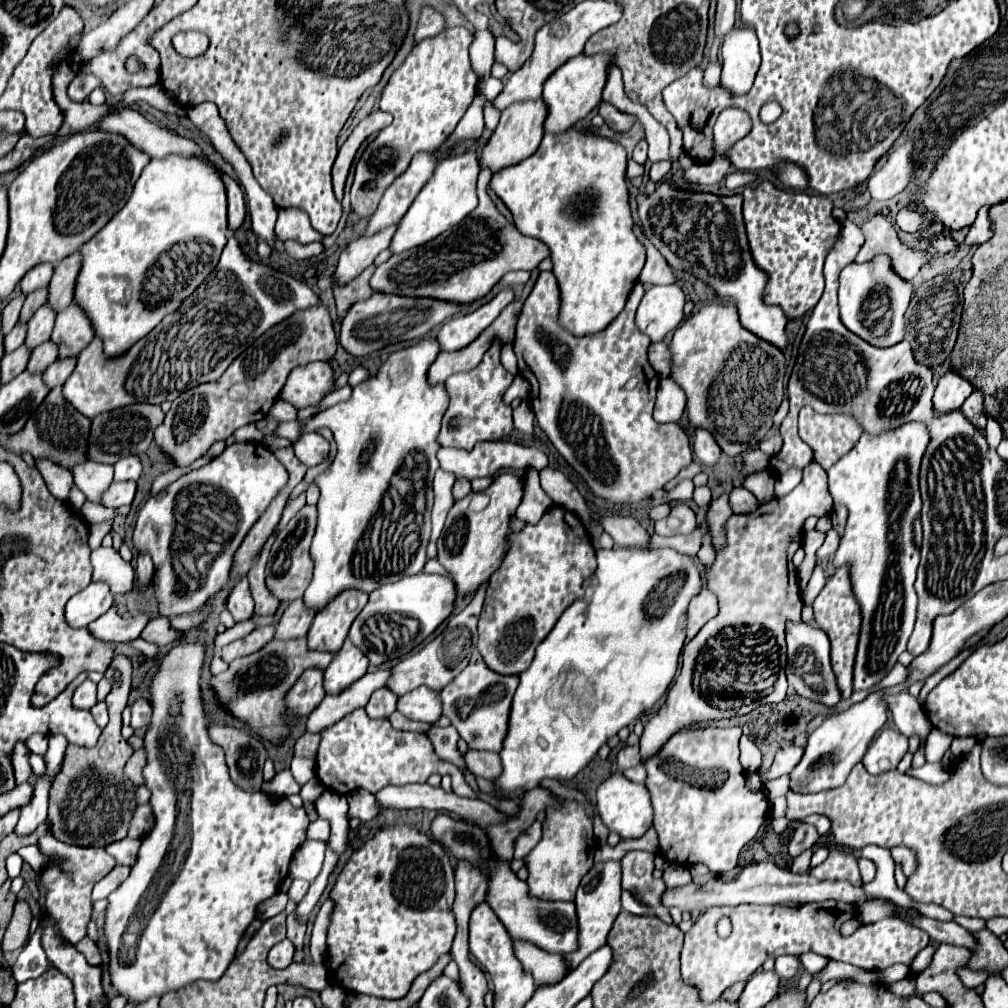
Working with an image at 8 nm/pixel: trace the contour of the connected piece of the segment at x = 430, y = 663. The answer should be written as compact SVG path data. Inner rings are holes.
M481 587L471 603L457 615L451 615L447 619L447 627L443 629L441 635L437 635L433 641L429 641L425 647L421 647L419 651L415 651L413 655L405 657L403 661L399 661L393 667L393 675L387 681L387 687L395 693L395 695L405 695L407 691L413 691L421 685L433 689L433 691L441 691L445 685L449 685L467 665L469 659L473 655L473 643L475 643L475 635L477 635L477 619L481 613L481 605L483 605L483 597L485 597L485 587Z

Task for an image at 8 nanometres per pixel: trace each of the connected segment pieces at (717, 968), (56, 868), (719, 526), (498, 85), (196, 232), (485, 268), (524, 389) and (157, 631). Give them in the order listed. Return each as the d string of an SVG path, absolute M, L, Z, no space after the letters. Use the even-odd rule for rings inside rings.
M749 903L735 907L711 907L703 911L695 925L685 933L685 947L681 953L683 981L697 989L703 1003L711 1003L717 1001L729 985L747 981L767 959L775 959L779 955L813 951L825 955L827 959L845 961L869 971L883 971L895 963L909 963L909 959L913 959L929 944L929 937L919 928L891 918L861 925L851 937L843 937L839 927L845 921L853 921L855 917L855 905L839 903L831 903L831 907L825 903L803 903L795 907ZM721 915L729 915L733 923L733 931L727 939L719 939L715 933L715 923Z
M51 825L39 837L37 845L41 853L51 857L53 861L47 869L43 869L39 877L41 887L45 887L45 907L55 925L59 927L61 935L73 939L75 943L85 935L85 925L91 917L91 903L93 903L91 889L103 875L107 875L115 867L115 859L105 849L99 847L77 847L77 845L63 845L63 841L55 841Z
M729 493L717 497L717 499L711 503L709 511L707 511L707 521L709 521L709 527L711 527L711 535L713 535L715 547L719 547L719 545L723 543L721 531L723 531L725 521L731 517L731 513L733 513L733 511L731 511L731 505L729 505Z
M491 77L487 83L485 83L485 97L491 101L493 97L497 97L499 93L501 93L501 89L503 89L503 81L501 79L495 79L495 77Z
M165 157L165 159L151 159L151 163L143 169L139 175L133 193L125 207L111 217L111 221L91 239L87 241L79 251L83 255L79 277L75 281L75 293L73 301L83 309L83 313L89 317L91 327L95 331L95 337L103 341L103 351L107 357L123 355L135 341L143 339L147 333L151 333L165 315L179 309L183 303L183 297L189 297L187 289L185 293L175 293L175 297L169 297L163 305L157 309L147 309L147 305L141 301L143 291L143 277L147 277L147 269L159 259L159 253L171 249L171 245L179 241L207 241L213 247L211 261L209 262L209 275L219 262L223 248L227 243L225 237L227 231L227 195L223 187L223 181L211 165L207 165L203 159L183 159L183 157Z
M487 169L479 173L477 183L479 205L459 225L439 235L435 241L393 255L379 265L371 277L373 291L469 303L487 295L505 273L515 269L531 271L549 255L549 247L543 241L519 233L515 223L497 209L487 193L485 171Z
M517 375L515 381L511 383L511 387L509 387L507 393L505 393L505 401L507 401L507 405L511 405L511 401L513 401L515 397L525 399L527 395L529 395L529 383L527 383L527 379L523 379L521 375Z
M157 617L157 619L151 619L147 623L147 629L143 629L141 637L145 641L155 643L155 645L169 645L169 643L173 643L179 637L179 633L169 627L169 619L167 617Z

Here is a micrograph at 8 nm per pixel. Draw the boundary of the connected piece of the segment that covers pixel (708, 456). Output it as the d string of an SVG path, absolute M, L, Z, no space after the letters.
M695 429L695 437L693 437L693 453L695 457L707 465L713 467L717 465L719 457L721 457L721 449L717 445L717 441L711 437L711 433L707 433L705 429Z

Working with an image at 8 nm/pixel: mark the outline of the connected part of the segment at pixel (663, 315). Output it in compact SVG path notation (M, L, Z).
M653 285L645 291L639 303L635 325L641 333L649 335L653 343L661 341L683 321L683 305L685 293L679 285Z

